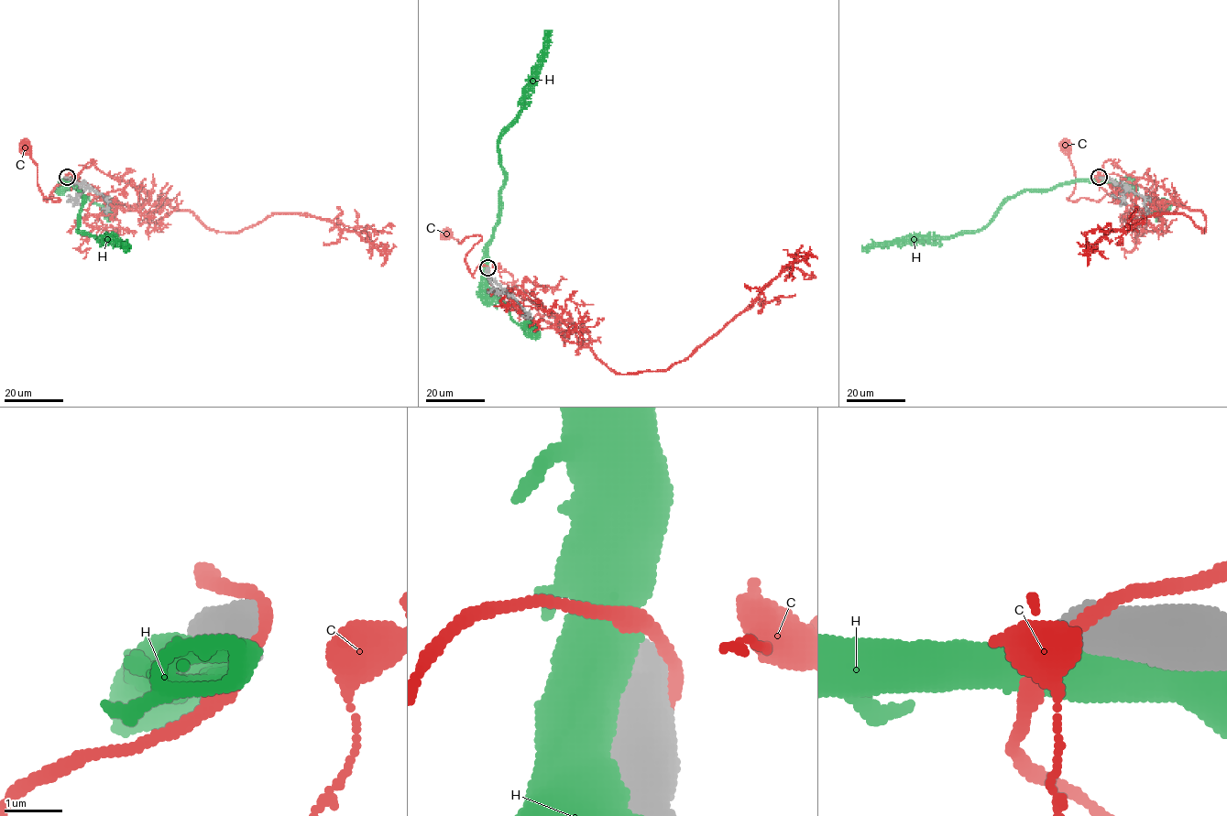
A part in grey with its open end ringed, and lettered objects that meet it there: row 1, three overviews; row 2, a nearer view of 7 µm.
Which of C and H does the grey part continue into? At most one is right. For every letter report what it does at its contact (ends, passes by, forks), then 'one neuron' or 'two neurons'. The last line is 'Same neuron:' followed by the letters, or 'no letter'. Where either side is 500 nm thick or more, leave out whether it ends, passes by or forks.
C: two neurons
H: two neurons
Same neuron: no letter

